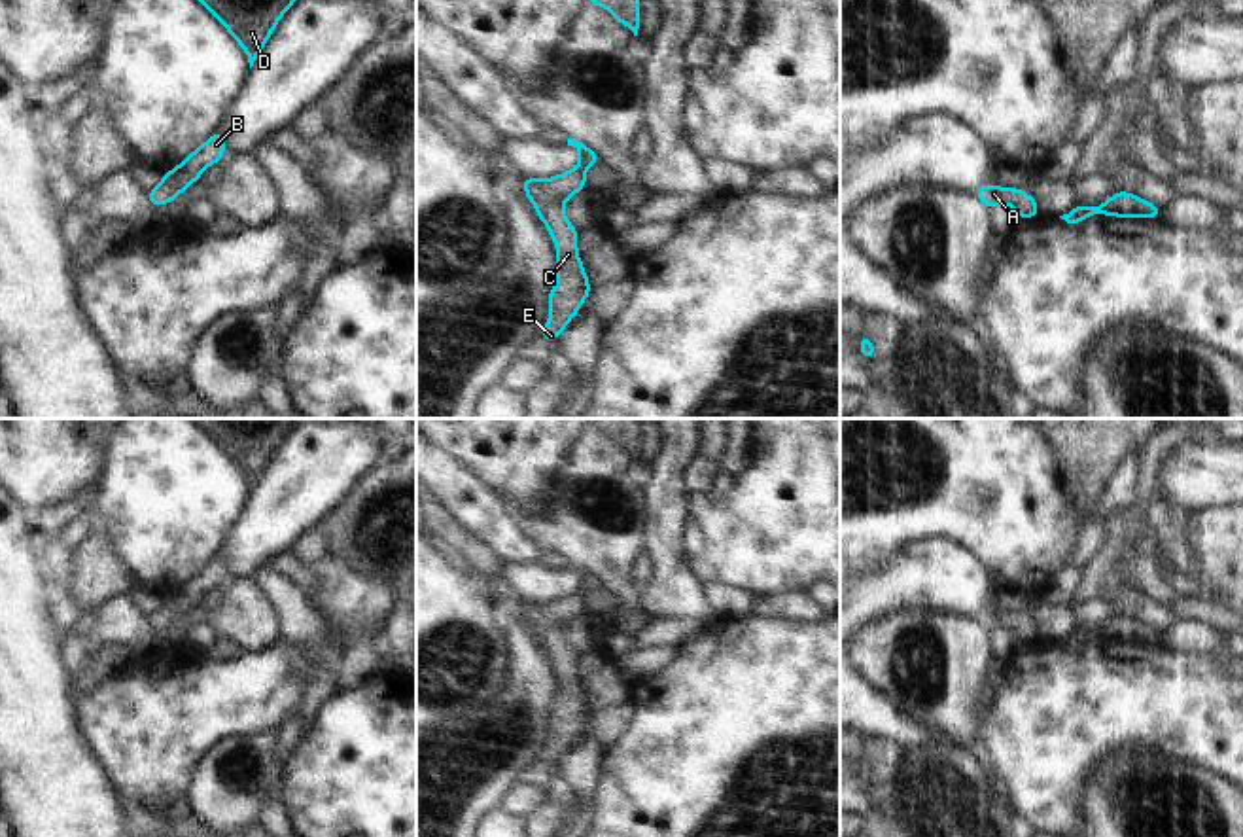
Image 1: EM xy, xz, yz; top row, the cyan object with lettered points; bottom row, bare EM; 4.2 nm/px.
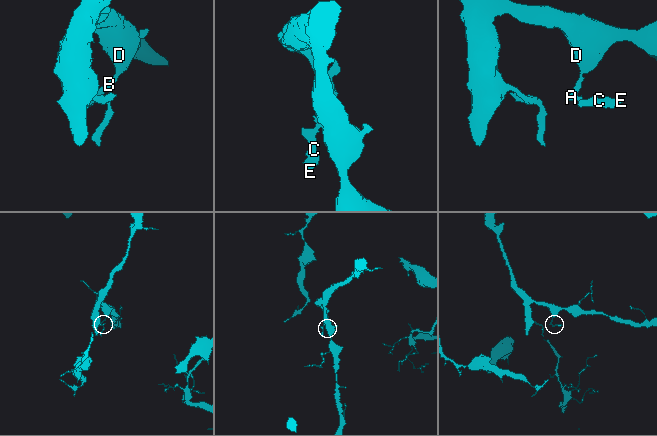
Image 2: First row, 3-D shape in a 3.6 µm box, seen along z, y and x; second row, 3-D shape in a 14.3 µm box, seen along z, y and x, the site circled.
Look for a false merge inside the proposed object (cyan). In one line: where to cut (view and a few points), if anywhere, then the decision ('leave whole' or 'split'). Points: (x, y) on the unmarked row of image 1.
no cut | leave whole

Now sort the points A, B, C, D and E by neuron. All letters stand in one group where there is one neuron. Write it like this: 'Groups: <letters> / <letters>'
Groups: A B C D E

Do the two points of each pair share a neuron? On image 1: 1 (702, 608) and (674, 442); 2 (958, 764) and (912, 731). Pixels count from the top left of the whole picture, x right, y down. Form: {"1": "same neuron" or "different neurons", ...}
{"1": "same neuron", "2": "different neurons"}

